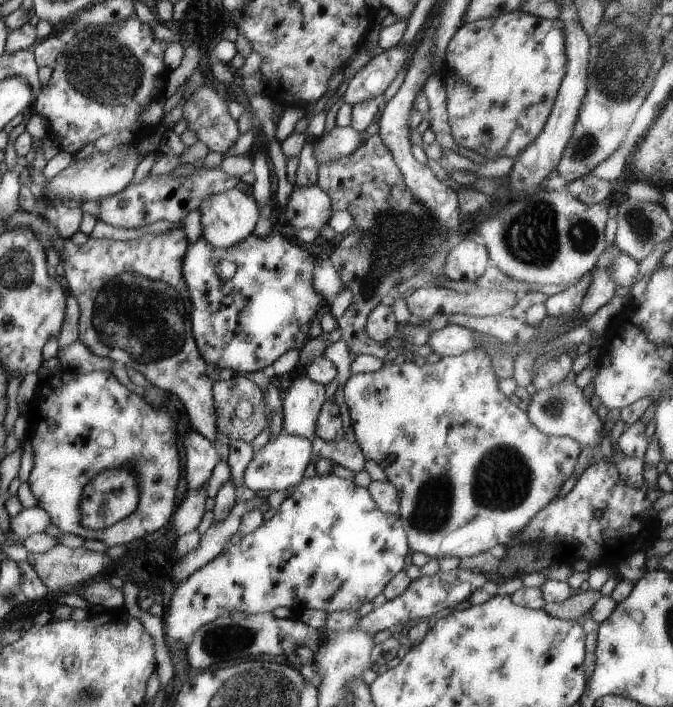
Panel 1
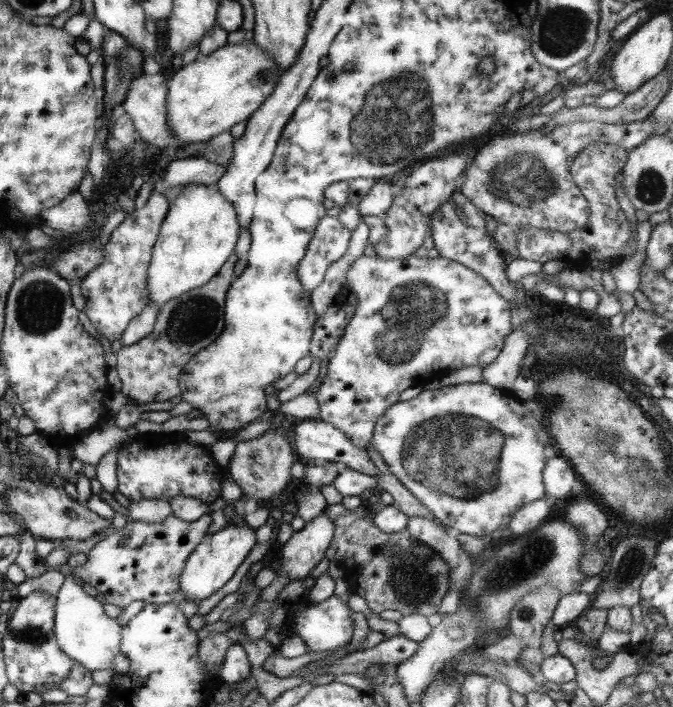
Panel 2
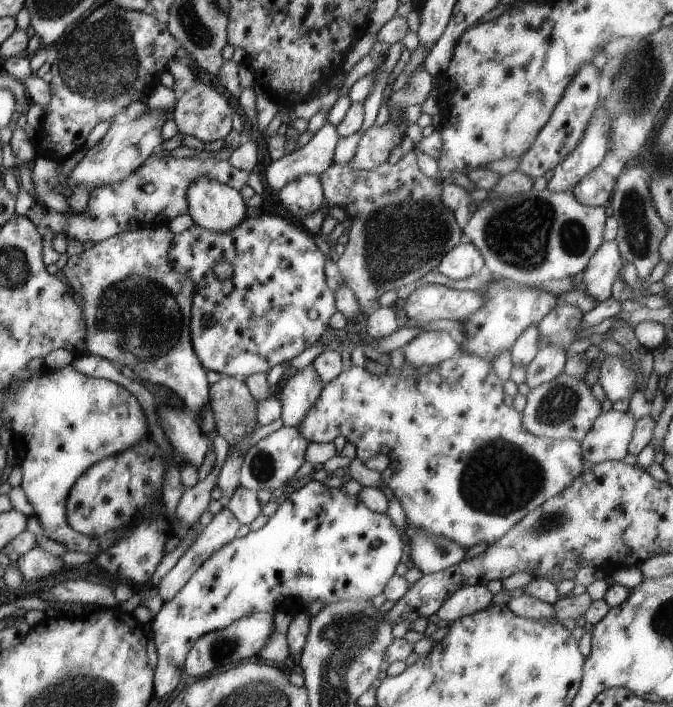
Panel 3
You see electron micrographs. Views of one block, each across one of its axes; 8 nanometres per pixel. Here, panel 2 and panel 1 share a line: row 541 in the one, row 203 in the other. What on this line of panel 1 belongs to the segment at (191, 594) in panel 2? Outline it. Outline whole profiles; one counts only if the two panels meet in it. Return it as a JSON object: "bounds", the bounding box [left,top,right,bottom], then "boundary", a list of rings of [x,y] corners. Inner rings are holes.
{"bounds":[200,187,259,248],"boundary":[[[234,187],[225,192],[217,192],[209,196],[200,211],[200,236],[213,248],[229,248],[233,244],[239,244],[243,238],[253,232],[257,218],[259,218],[259,210],[249,194],[245,195]]]}

